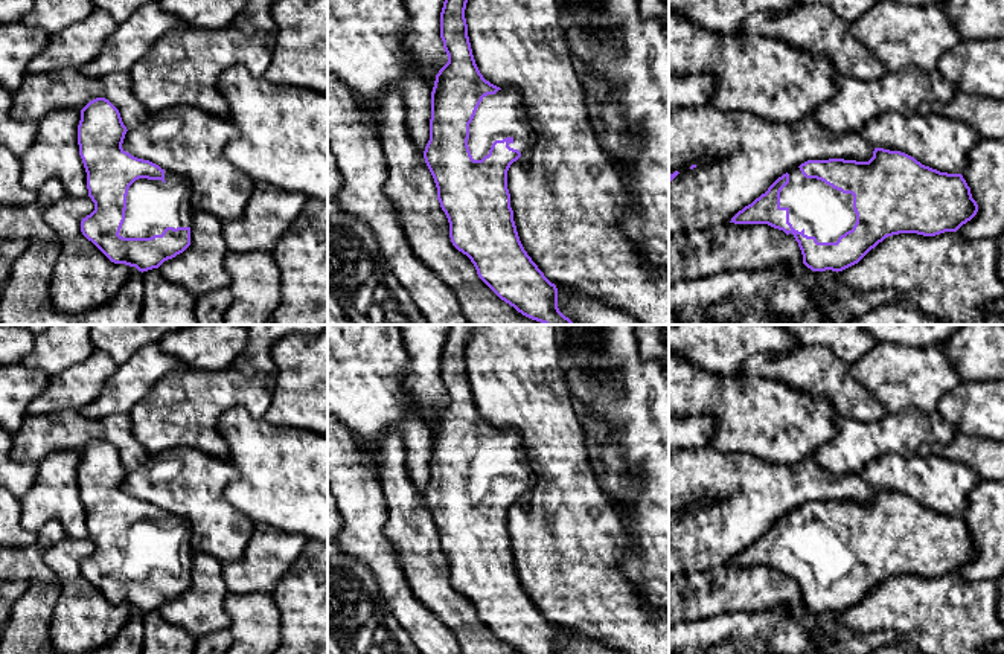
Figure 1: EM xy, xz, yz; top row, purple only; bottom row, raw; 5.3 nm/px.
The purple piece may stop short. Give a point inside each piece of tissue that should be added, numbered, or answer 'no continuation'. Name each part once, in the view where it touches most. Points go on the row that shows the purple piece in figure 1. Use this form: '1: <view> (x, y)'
1: yz (823, 212)

